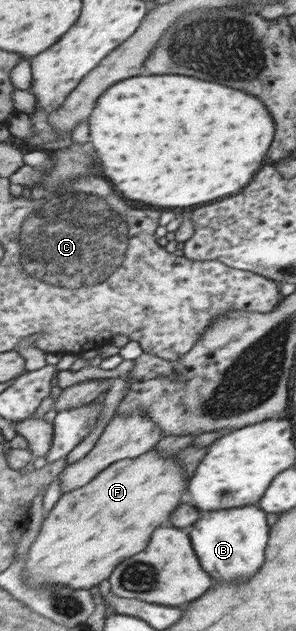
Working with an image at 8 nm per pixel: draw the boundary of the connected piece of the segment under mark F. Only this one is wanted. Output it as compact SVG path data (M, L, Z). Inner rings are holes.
M152 450L139 458L128 458L112 464L90 484L63 494L54 510L43 521L39 534L28 550L28 559L24 565L26 582L34 587L60 585L76 590L98 587L111 578L116 566L146 550L156 528L168 522L172 512L180 506L186 488L186 470L174 455L162 455Z

